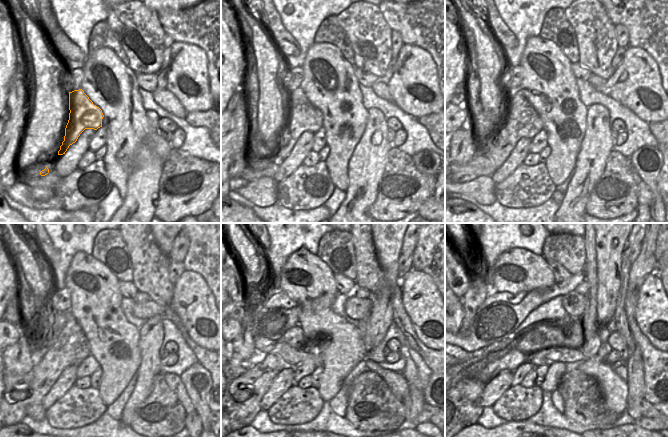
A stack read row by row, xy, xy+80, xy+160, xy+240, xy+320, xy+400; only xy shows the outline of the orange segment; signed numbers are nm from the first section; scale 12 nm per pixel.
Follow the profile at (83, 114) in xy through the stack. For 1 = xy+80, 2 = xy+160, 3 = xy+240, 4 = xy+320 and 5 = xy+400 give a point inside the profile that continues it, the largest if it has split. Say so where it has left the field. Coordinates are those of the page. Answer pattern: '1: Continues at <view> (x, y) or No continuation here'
1: Continues at xy+80 (303, 117)
2: Continues at xy+160 (520, 120)
3: Continues at xy+240 (71, 347)
4: Continues at xy+320 (241, 417)
5: Continues at xy+400 (465, 416)

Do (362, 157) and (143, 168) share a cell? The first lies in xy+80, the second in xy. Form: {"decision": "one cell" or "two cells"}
{"decision": "one cell"}

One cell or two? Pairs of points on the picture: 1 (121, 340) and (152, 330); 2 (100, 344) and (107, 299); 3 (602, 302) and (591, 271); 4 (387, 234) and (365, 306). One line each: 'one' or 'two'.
1: two
2: one
3: two
4: two

